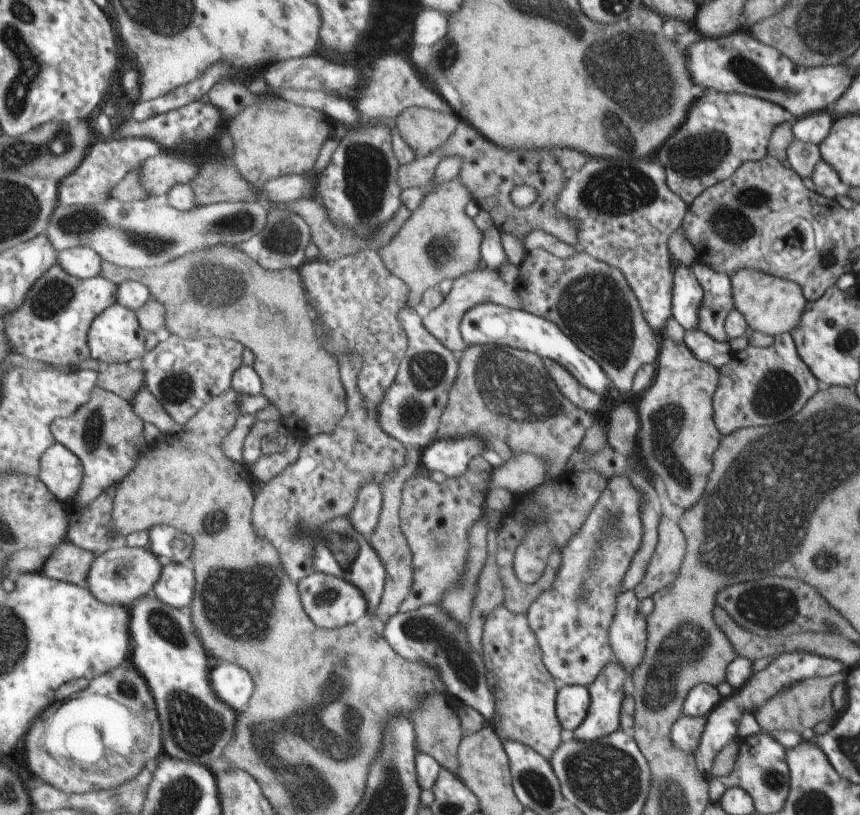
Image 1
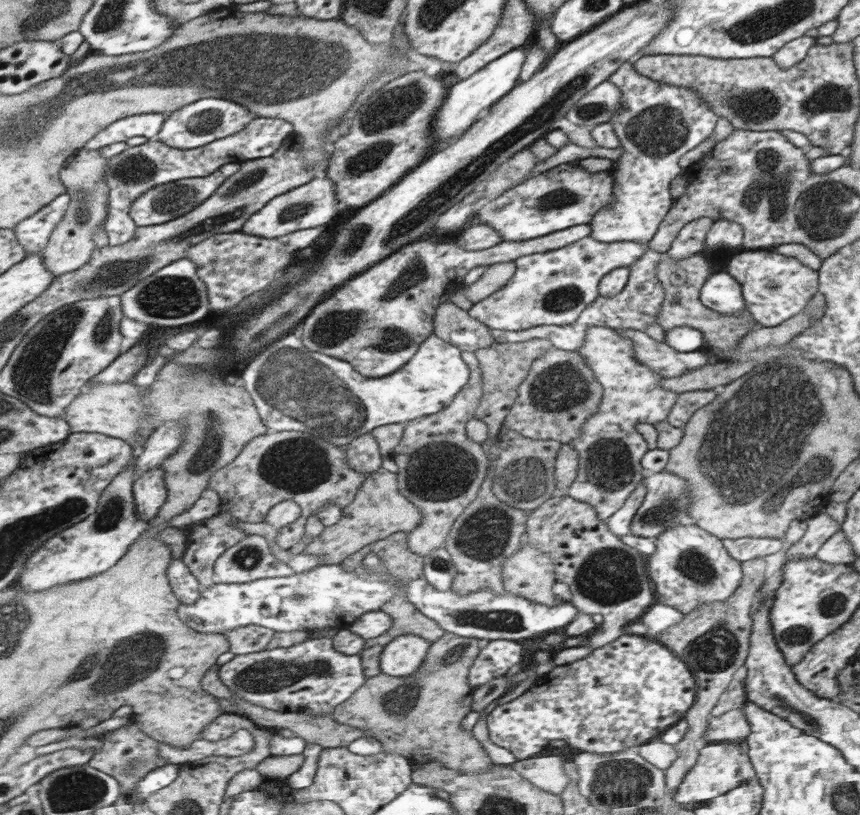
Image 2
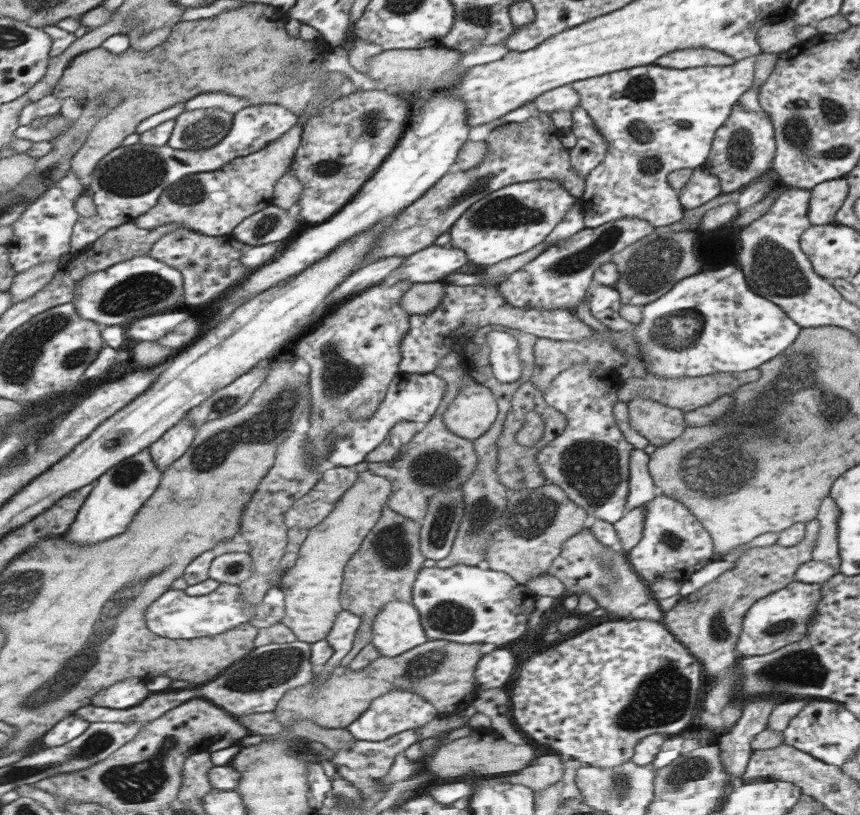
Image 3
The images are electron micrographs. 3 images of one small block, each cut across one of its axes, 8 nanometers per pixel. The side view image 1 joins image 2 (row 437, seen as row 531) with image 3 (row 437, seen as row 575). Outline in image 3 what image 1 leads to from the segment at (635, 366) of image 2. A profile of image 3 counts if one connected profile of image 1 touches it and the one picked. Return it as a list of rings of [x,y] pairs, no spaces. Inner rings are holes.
[[[581,362],[559,372],[551,386],[545,388],[543,400],[549,408],[557,410],[567,420],[567,426],[555,440],[551,440],[551,444],[537,452],[537,466],[543,472],[545,480],[549,484],[557,484],[559,488],[563,488],[563,492],[567,492],[567,496],[587,512],[589,520],[595,518],[609,524],[615,524],[617,520],[623,518],[629,494],[629,468],[633,446],[627,444],[627,438],[623,438],[615,424],[615,404],[619,402],[619,388],[623,386],[623,378],[625,378],[623,372],[601,368],[593,362]]]

